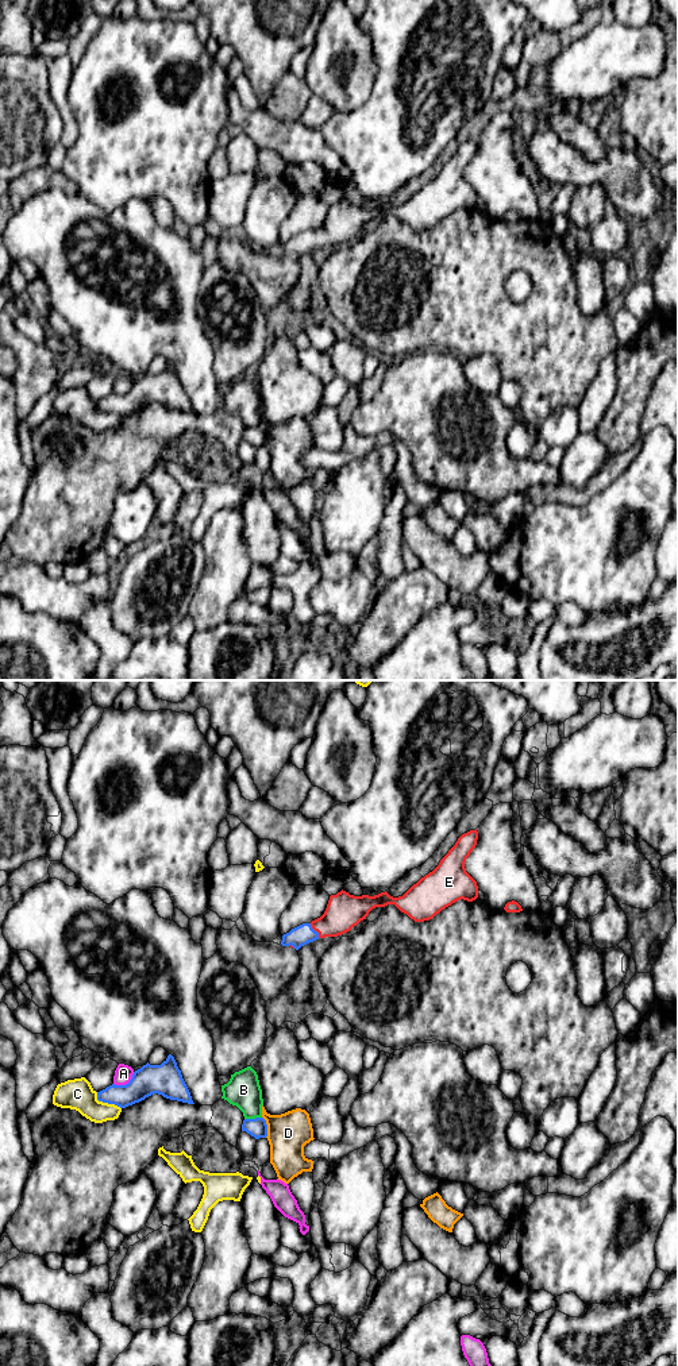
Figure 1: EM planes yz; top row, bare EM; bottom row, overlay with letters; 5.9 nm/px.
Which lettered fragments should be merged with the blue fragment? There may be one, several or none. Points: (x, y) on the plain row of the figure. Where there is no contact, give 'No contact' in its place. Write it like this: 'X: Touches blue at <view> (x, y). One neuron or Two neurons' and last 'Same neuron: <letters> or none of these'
A: Touches blue at yz (126, 393). Two neurons
B: Touches blue at yz (253, 428). Two neurons
C: Touches blue at yz (106, 411). Two neurons
D: Touches blue at yz (266, 436). Two neurons
E: Touches blue at yz (314, 239). One neuron
Same neuron: E

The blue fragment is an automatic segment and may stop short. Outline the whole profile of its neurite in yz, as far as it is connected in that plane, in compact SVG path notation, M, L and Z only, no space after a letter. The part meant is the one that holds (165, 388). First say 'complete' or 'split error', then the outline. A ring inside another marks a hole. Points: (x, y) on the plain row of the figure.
complete; M172 363L161 374L149 371L135 379L126 394L109 394L97 401L97 409L126 417L158 402L166 408L194 413Z

